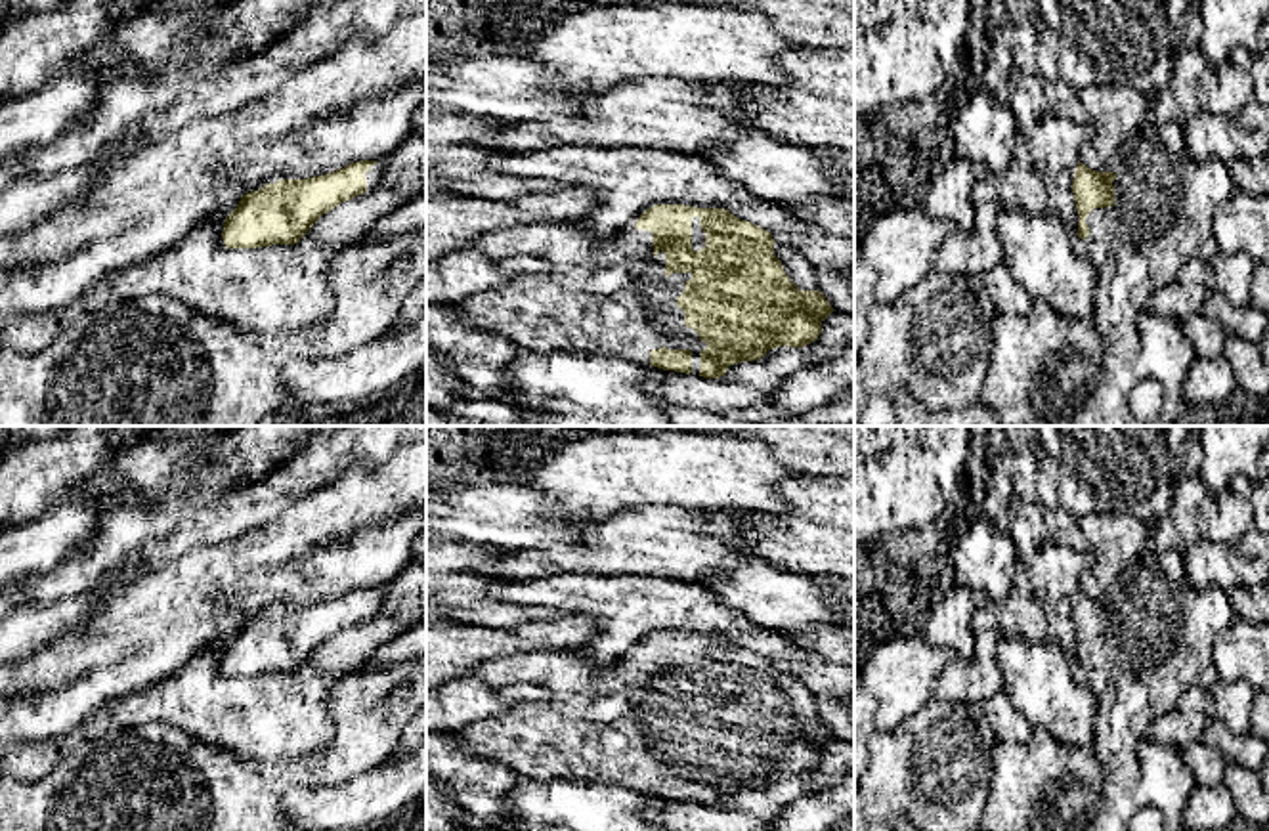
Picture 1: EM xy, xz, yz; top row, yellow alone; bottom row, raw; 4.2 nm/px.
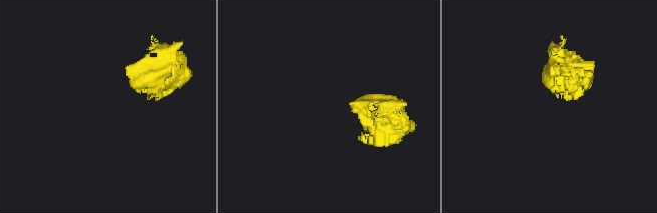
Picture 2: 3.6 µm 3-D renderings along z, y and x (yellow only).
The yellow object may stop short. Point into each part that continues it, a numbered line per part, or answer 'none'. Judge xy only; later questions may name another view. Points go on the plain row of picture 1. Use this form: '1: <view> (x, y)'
1: xy (377, 596)

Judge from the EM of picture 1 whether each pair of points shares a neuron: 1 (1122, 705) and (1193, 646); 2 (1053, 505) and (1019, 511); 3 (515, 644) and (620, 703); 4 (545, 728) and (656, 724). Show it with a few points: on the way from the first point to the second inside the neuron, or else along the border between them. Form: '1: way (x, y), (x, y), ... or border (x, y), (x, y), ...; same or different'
1: way (1139, 688), (1176, 654); same
2: border (1038, 503), (1048, 532); different
3: border (539, 648), (495, 660); different
4: way (572, 726), (629, 726); same

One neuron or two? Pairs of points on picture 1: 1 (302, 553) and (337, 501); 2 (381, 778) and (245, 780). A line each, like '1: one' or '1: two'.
1: one
2: two

